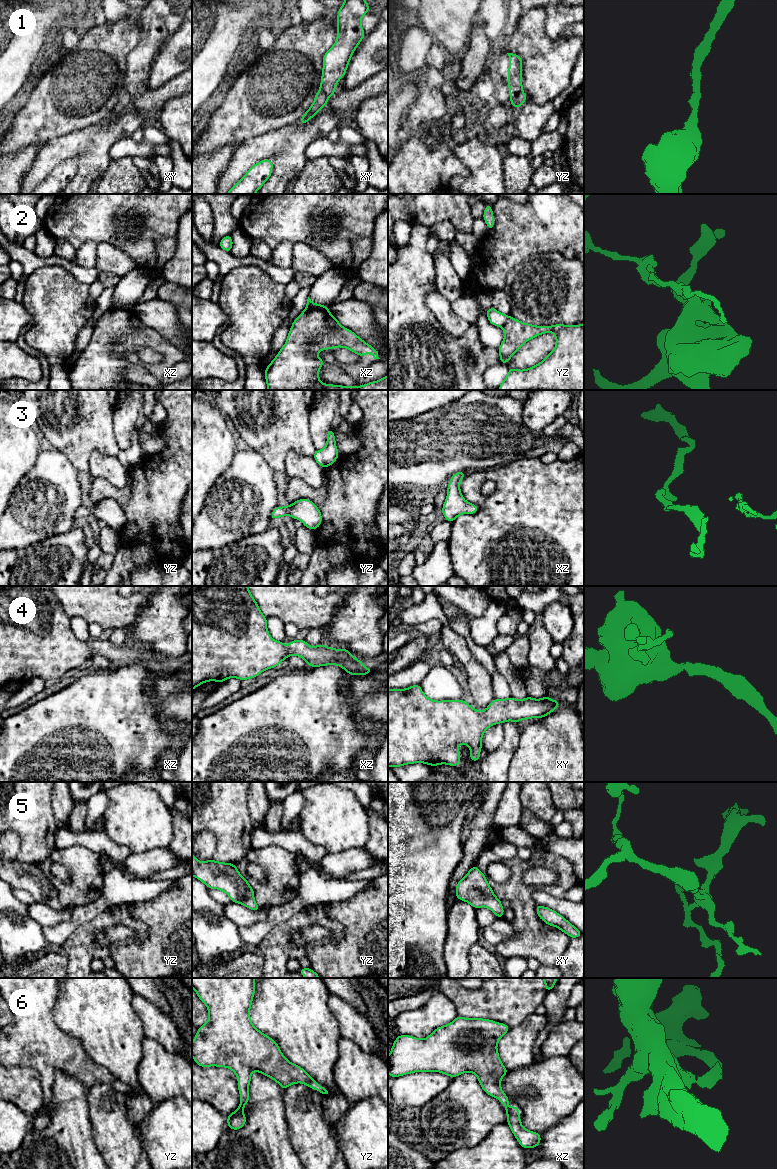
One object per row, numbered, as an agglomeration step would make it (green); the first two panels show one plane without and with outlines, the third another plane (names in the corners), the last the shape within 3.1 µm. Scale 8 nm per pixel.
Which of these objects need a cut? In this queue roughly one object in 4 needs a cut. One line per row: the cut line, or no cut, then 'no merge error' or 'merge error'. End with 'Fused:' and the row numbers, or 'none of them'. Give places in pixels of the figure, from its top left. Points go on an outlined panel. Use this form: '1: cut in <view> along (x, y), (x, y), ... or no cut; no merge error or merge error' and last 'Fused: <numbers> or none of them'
1: no cut; no merge error
2: cut in xz along (306, 307), (327, 310); merge error
3: no cut; no merge error
4: no cut; no merge error
5: no cut; no merge error
6: no cut; no merge error
Fused: 2

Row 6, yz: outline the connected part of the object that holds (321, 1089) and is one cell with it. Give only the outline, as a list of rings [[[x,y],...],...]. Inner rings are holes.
[[[192,978],[192,987],[199,999],[207,1006],[209,1019],[198,1028],[192,1043],[192,1057],[195,1063],[201,1067],[225,1067],[231,1069],[237,1076],[238,1090],[241,1102],[238,1108],[227,1116],[227,1125],[232,1130],[241,1129],[247,1122],[243,1114],[244,1106],[249,1101],[249,1084],[251,1074],[257,1071],[277,1082],[282,1090],[296,1083],[302,1083],[309,1086],[312,1090],[318,1090],[322,1095],[331,1095],[331,1092],[325,1089],[300,1066],[291,1063],[280,1051],[275,1040],[259,1031],[251,1022],[250,1008],[255,993],[255,978]]]

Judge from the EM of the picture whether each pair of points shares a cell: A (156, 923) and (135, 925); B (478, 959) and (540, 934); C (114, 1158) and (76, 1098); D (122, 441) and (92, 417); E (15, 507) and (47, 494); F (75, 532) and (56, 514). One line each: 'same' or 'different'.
A: different
B: different
C: different
D: different
E: same
F: different

